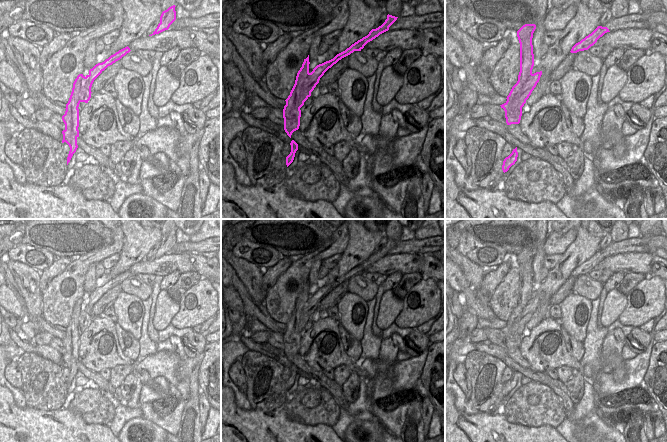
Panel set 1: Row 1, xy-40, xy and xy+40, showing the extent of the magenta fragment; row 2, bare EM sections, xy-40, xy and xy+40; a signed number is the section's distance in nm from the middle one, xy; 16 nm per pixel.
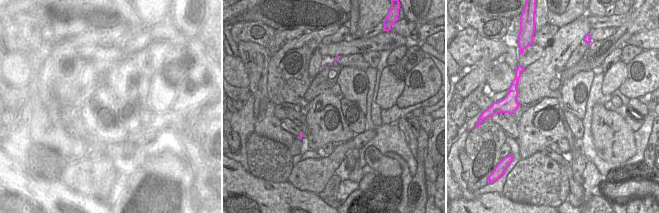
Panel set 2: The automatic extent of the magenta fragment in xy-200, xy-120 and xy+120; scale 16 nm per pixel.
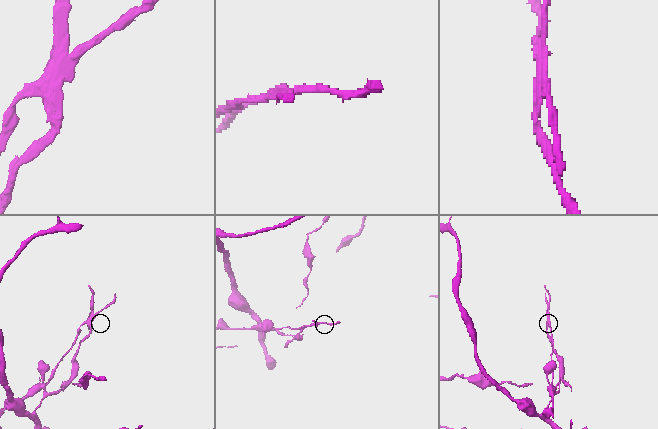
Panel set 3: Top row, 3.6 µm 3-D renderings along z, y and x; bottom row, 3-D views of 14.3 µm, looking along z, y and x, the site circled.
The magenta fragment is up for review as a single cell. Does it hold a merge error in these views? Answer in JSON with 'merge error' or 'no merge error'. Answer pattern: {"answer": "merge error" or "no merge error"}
{"answer": "merge error"}

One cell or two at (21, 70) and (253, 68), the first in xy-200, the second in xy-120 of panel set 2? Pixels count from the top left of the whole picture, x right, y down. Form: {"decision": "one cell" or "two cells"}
{"decision": "two cells"}

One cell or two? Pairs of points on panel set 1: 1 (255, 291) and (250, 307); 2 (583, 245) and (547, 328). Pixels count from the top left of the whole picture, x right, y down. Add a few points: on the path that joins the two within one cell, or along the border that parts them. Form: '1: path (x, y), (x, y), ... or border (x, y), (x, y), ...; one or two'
1: border (240, 281), (251, 300), (259, 305); two
2: border (550, 317), (542, 319), (531, 330); two

